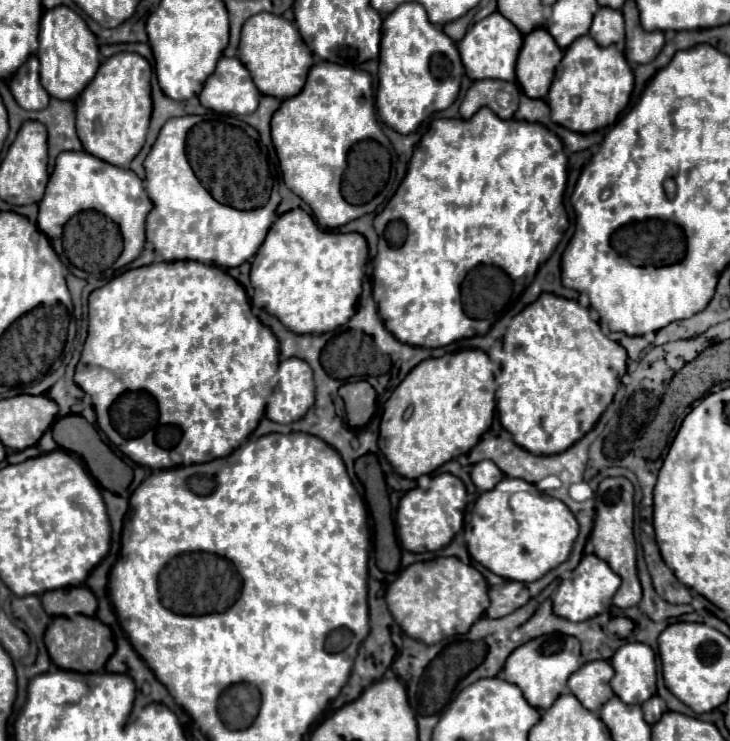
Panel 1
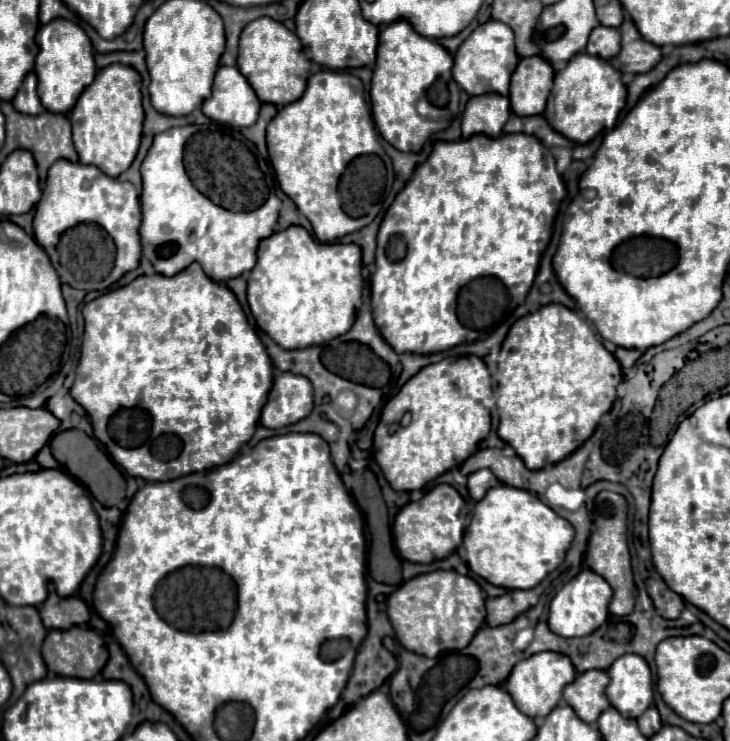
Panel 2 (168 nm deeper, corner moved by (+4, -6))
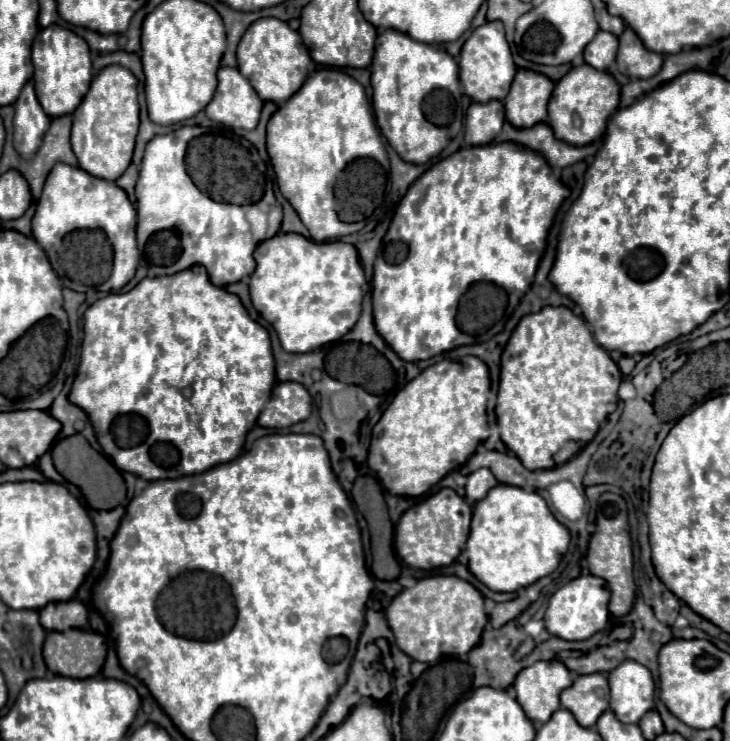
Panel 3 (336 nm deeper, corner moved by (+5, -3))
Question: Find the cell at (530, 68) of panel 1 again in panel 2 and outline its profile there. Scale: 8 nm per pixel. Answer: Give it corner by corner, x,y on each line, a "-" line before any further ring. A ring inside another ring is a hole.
541,56
521,58
511,76
511,110
519,116
541,114
553,86
555,70

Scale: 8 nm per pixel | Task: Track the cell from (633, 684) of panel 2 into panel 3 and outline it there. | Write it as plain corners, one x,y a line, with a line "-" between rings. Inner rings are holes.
622,661
608,675
610,709
622,723
638,723
640,717
654,707
654,679
652,673
636,663

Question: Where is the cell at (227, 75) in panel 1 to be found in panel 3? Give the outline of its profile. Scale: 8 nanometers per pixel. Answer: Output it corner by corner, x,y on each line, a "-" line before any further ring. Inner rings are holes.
220,67
218,89
206,107
206,115
226,127
254,129
260,119
264,101
256,95
252,85
234,67

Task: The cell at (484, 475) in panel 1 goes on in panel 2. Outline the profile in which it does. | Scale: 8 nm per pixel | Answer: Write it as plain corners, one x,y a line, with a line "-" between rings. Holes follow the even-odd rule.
483,468
483,470
477,470
477,472
473,472
469,476
467,488
469,488
469,494
471,494
473,500
481,500
489,488
495,488
499,484
501,482
493,476
493,472
487,470
487,468

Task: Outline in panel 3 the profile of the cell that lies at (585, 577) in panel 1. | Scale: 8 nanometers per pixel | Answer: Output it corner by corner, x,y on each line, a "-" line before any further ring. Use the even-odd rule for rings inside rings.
580,575
578,579
572,579
550,597
550,603
544,615
546,631
566,641
584,641
606,627
608,601
610,601
610,591
604,579
594,575

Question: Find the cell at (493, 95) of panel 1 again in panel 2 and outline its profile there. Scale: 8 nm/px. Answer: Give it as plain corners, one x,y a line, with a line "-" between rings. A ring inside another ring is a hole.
487,92
481,96
471,96
461,118
463,138
469,138
473,134
487,134
489,138
501,136
509,114
509,98
501,94

